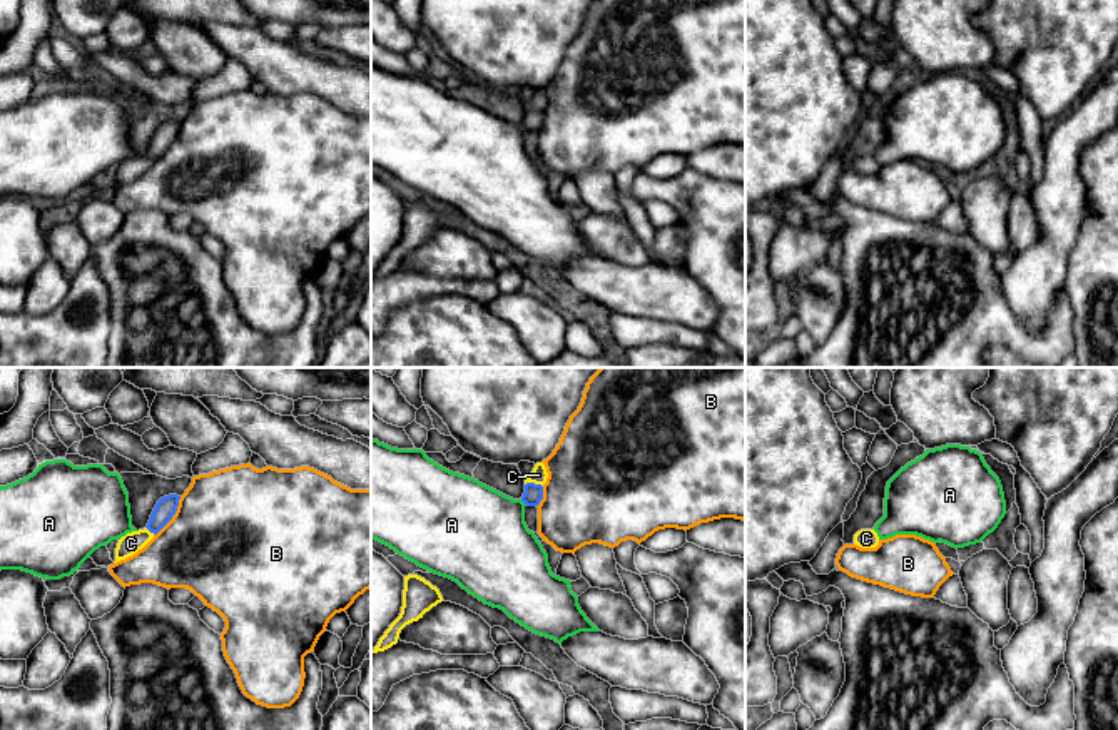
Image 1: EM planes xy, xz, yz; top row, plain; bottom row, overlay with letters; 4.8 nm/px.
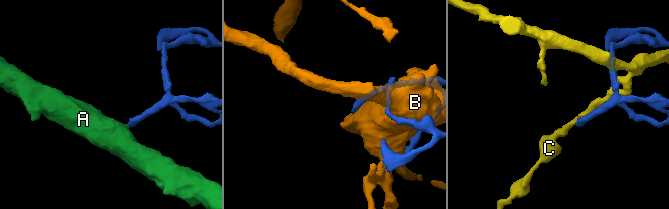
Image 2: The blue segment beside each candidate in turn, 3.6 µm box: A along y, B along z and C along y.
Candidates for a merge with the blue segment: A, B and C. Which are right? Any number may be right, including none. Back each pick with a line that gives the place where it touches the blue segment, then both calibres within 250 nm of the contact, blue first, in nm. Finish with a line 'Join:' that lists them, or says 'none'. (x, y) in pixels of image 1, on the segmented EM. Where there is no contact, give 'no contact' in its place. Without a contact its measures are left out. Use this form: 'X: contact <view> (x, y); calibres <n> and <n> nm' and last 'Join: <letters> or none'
A: contact xz (523, 501); calibres 100 and 420 nm
Join: A

